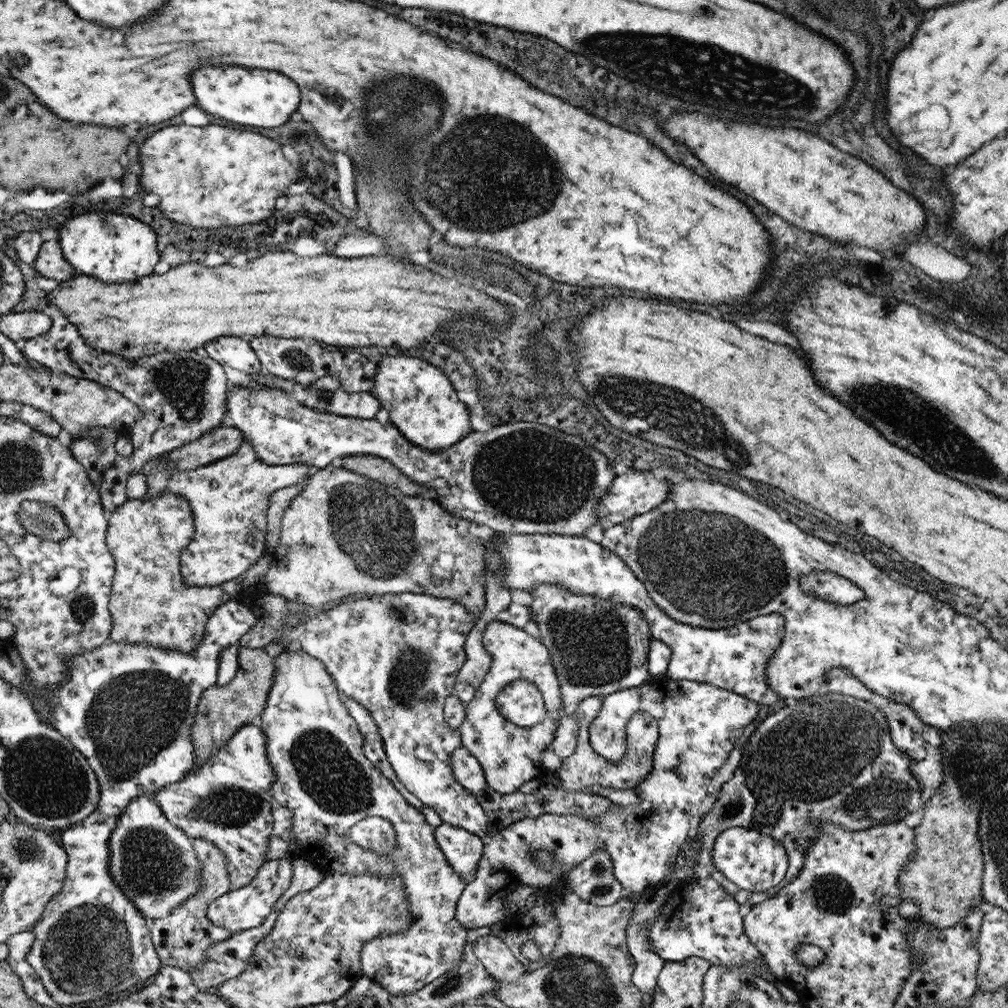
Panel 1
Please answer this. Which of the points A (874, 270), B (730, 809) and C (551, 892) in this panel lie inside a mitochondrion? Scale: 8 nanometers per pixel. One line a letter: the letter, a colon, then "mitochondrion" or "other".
A: other
B: mitochondrion
C: other

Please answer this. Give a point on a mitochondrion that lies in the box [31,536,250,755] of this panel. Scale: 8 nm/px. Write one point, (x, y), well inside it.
(82, 608)

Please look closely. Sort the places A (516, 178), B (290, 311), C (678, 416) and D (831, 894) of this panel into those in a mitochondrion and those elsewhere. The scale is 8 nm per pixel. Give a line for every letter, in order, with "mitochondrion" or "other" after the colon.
A: mitochondrion
B: other
C: mitochondrion
D: mitochondrion

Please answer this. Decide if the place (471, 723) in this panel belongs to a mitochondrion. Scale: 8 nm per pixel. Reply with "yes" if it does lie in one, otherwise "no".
no

